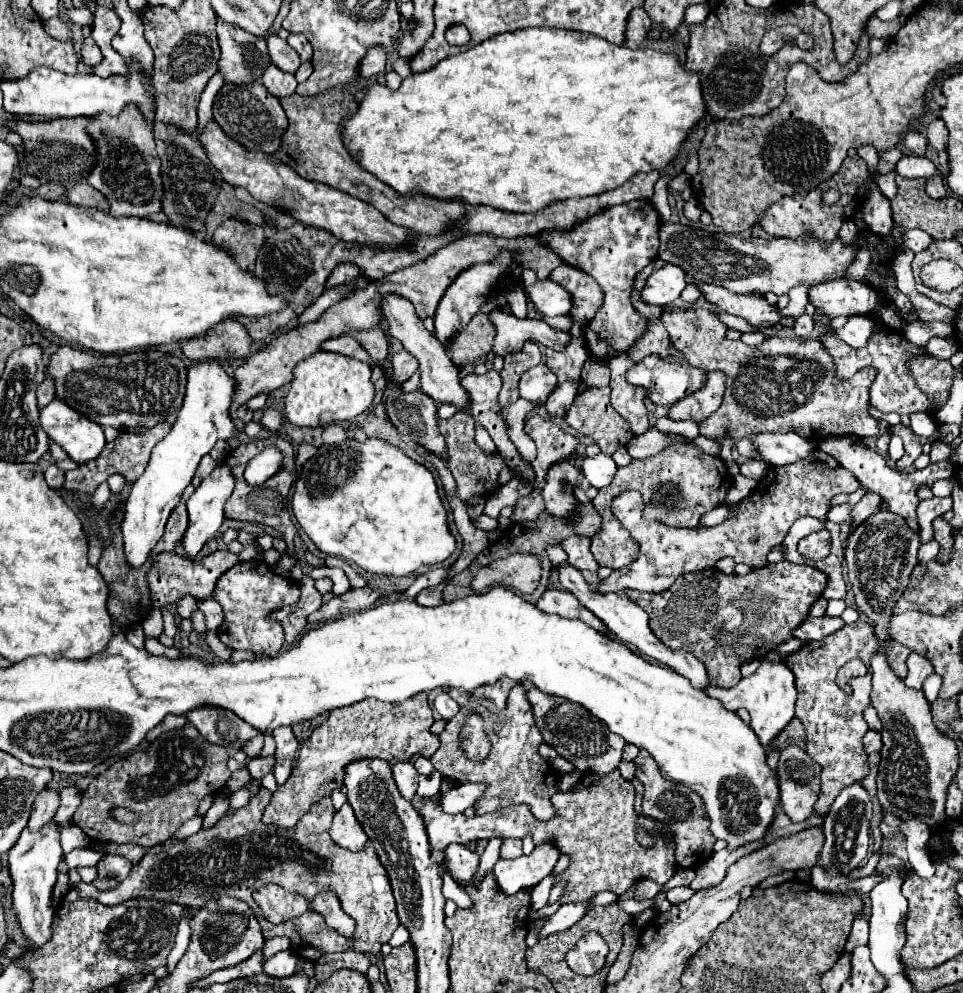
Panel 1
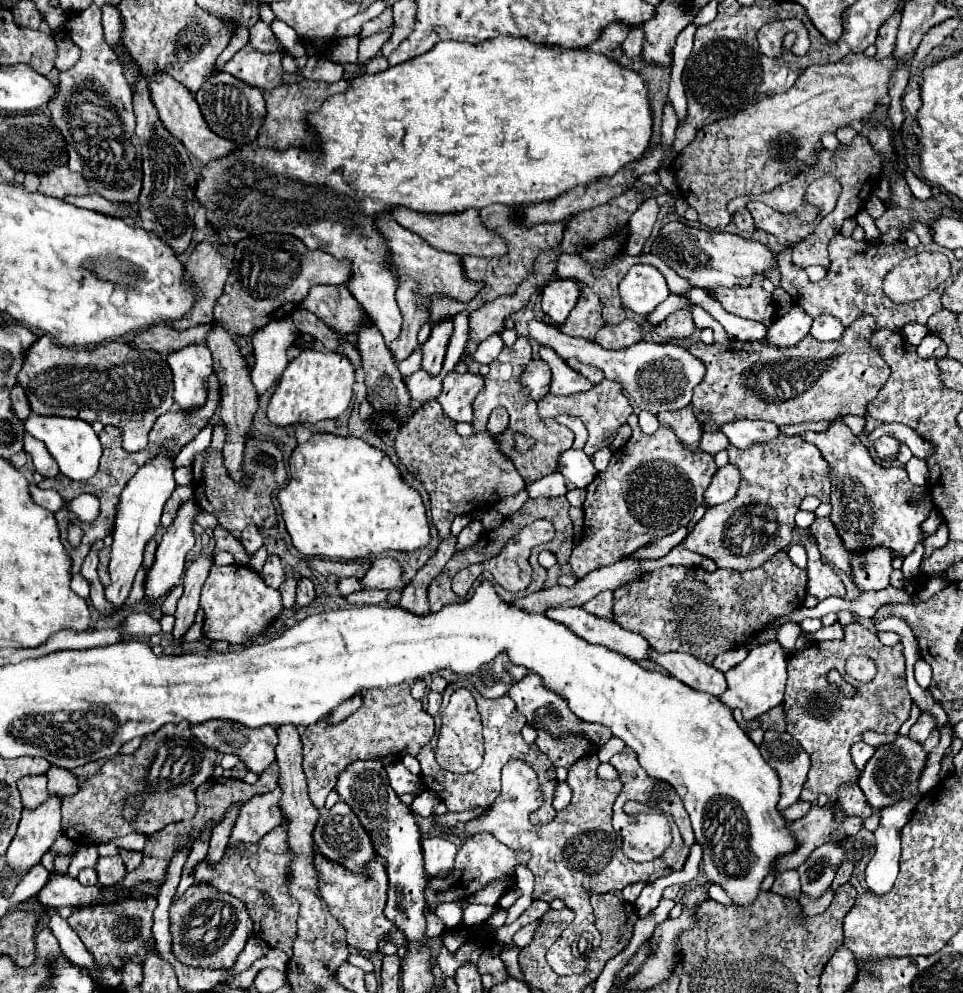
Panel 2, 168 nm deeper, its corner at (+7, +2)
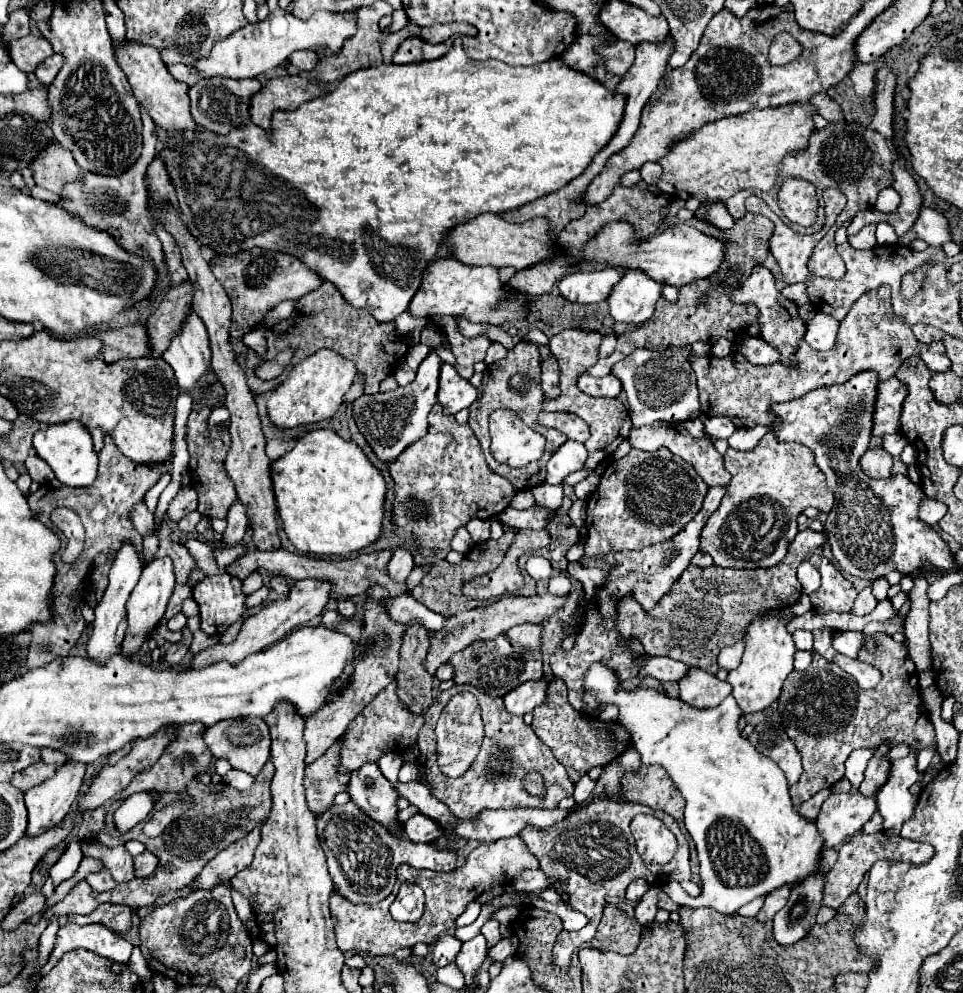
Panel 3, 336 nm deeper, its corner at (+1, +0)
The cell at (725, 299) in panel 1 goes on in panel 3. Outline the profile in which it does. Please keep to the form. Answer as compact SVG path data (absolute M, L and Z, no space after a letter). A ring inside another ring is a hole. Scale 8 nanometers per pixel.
M757 266L753 270L753 274L747 278L745 286L733 290L731 294L731 300L737 302L737 304L747 304L747 302L753 302L759 312L761 312L761 338L765 338L771 346L777 346L781 358L779 358L779 364L783 366L797 366L797 350L799 350L799 342L803 340L805 336L805 328L807 324L803 322L803 318L799 316L797 312L797 306L787 300L777 288L775 288L775 282L773 282L773 274L765 268L765 266Z

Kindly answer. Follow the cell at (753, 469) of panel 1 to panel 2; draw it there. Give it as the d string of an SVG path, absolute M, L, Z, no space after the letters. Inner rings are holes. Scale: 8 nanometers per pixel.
M733 464L719 468L711 480L711 486L705 492L705 502L709 506L717 506L717 504L727 502L729 498L735 496L739 482L741 482L741 474L737 472L737 468L733 468Z

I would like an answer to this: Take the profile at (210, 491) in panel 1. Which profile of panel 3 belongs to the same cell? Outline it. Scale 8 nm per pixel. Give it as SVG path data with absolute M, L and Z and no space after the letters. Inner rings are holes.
M169 558L153 560L151 564L147 564L143 568L141 580L135 586L135 590L131 592L129 600L127 600L127 634L125 634L125 640L121 644L121 654L125 658L127 656L135 656L141 650L143 642L159 626L159 622L161 622L163 614L165 614L165 606L169 602L169 596L171 596L173 588L175 588L175 576L173 576L173 566L171 566Z

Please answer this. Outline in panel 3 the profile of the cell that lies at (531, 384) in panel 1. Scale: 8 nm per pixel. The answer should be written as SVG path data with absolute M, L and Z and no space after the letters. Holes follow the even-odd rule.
M547 356L541 364L543 374L541 374L541 386L547 398L557 398L561 394L559 390L559 364L555 356Z

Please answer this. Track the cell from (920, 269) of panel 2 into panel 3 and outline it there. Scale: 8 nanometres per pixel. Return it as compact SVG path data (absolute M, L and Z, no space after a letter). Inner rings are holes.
M879 286L869 294L863 294L863 298L859 298L847 312L847 318L843 318L839 324L839 334L833 350L811 350L805 340L801 342L797 352L797 370L785 368L779 362L771 366L753 366L737 352L725 358L693 358L691 368L697 374L701 410L705 416L725 416L731 418L735 426L767 426L773 418L767 412L771 402L789 402L805 396L815 388L843 384L861 370L875 370L879 380L887 380L897 374L899 366L907 358L917 354L919 344L911 332L911 326L907 326L903 318L899 318L899 314L895 314L891 308L891 288Z

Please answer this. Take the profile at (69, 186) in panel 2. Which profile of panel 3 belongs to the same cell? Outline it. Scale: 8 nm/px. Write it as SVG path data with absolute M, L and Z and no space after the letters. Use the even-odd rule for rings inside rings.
M51 138L51 146L47 146L47 150L39 154L39 158L35 158L31 170L37 186L61 194L59 190L63 188L63 184L79 178L81 168L75 164L73 154L69 150L63 150L63 146L59 146L59 142Z

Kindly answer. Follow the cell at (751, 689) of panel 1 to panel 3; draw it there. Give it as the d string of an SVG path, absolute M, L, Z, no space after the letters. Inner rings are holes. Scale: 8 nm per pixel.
M781 608L759 610L755 618L747 624L743 632L743 642L745 642L743 660L739 668L727 674L727 682L733 686L733 696L739 708L745 714L749 714L749 712L765 710L771 702L779 698L785 678L793 672L793 656L797 648L785 624L781 622Z

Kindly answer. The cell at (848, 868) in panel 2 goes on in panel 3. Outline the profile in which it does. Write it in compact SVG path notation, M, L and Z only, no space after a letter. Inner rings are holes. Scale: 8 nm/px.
M883 832L877 834L855 834L855 838L847 840L841 850L839 850L839 858L835 862L835 866L825 874L825 886L823 886L823 900L821 906L829 906L839 910L839 906L847 900L847 896L851 896L853 892L857 892L857 886L861 884L863 876L869 872L871 864L877 860L899 860L899 862L909 862L909 864L923 864L931 858L933 850L931 846L923 844L923 842L915 842L915 840L905 840L901 836L895 838L887 838Z

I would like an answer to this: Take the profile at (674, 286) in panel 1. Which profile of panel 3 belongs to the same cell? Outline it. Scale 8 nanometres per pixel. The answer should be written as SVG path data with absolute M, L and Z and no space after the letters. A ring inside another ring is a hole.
M627 270L619 284L613 286L607 304L617 322L643 324L653 316L655 302L661 298L661 284L639 270Z

